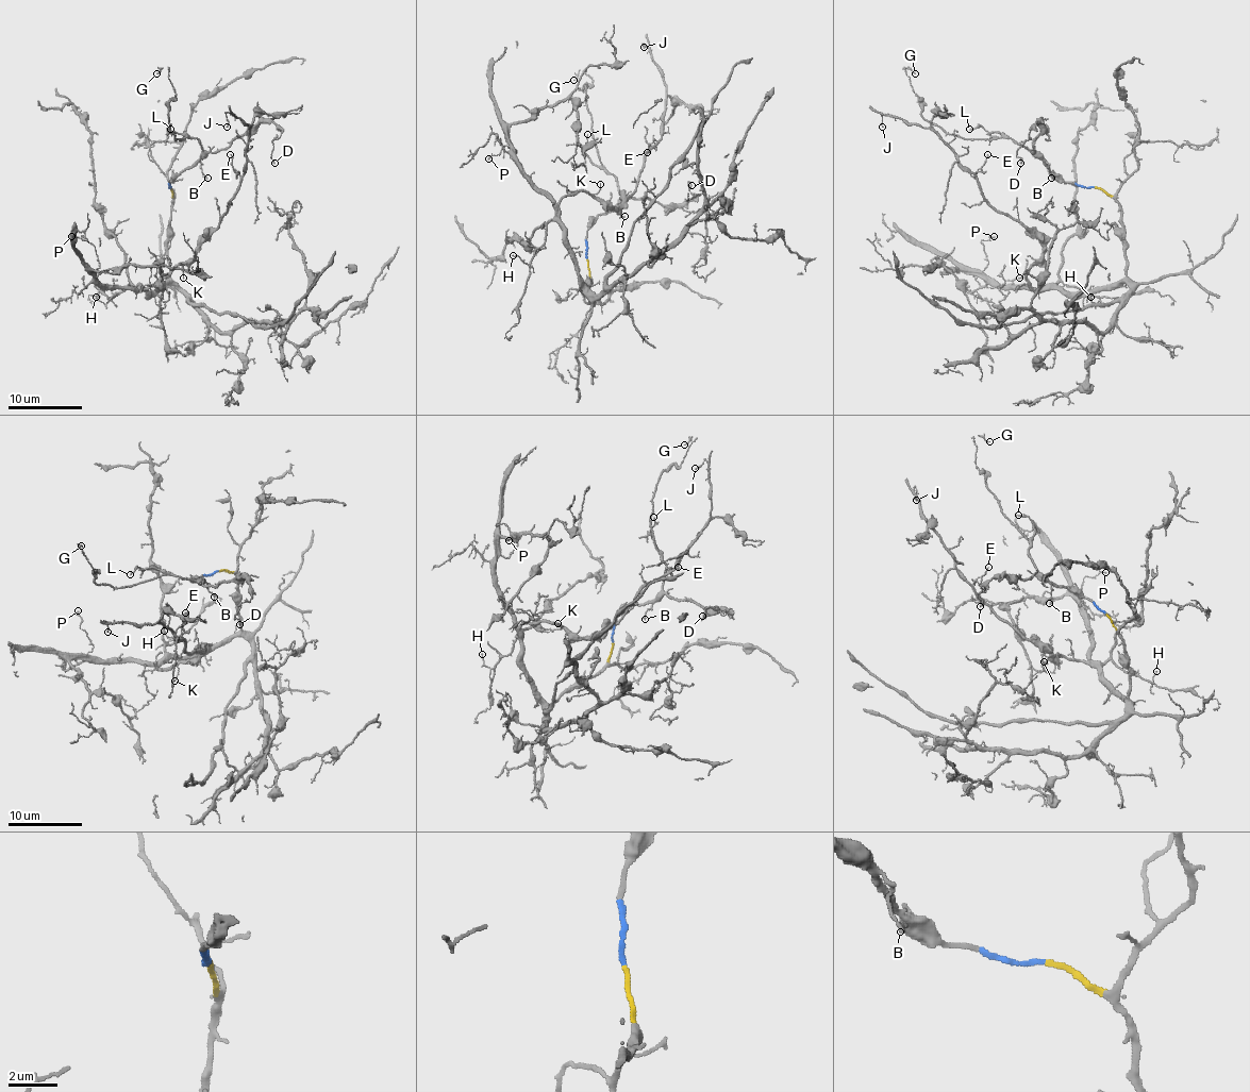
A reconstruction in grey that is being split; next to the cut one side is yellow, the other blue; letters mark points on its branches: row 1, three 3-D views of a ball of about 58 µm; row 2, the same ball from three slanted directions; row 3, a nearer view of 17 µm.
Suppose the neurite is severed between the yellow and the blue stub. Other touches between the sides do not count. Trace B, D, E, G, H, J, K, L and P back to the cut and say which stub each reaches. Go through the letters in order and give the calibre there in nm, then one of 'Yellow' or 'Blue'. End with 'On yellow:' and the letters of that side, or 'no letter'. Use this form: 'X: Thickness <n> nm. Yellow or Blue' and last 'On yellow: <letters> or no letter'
B: Thickness 130 nm. Blue
D: Thickness 130 nm. Blue
E: Thickness 110 nm. Yellow
G: Thickness 80 nm. Blue
H: Thickness 100 nm. Yellow
J: Thickness 110 nm. Yellow
K: Thickness 100 nm. Yellow
L: Thickness 70 nm. Blue
P: Thickness 140 nm. Yellow
On yellow: E, H, J, K, P

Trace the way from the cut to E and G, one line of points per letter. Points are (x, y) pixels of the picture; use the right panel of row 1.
E: (1094, 187), (1119, 207), (1126, 275), (1033, 289), (1043, 245), (982, 191), (987, 154)
G: (1094, 187), (1061, 182), (1038, 156), (1010, 138), (949, 134), (930, 123), (904, 68), (915, 73)

